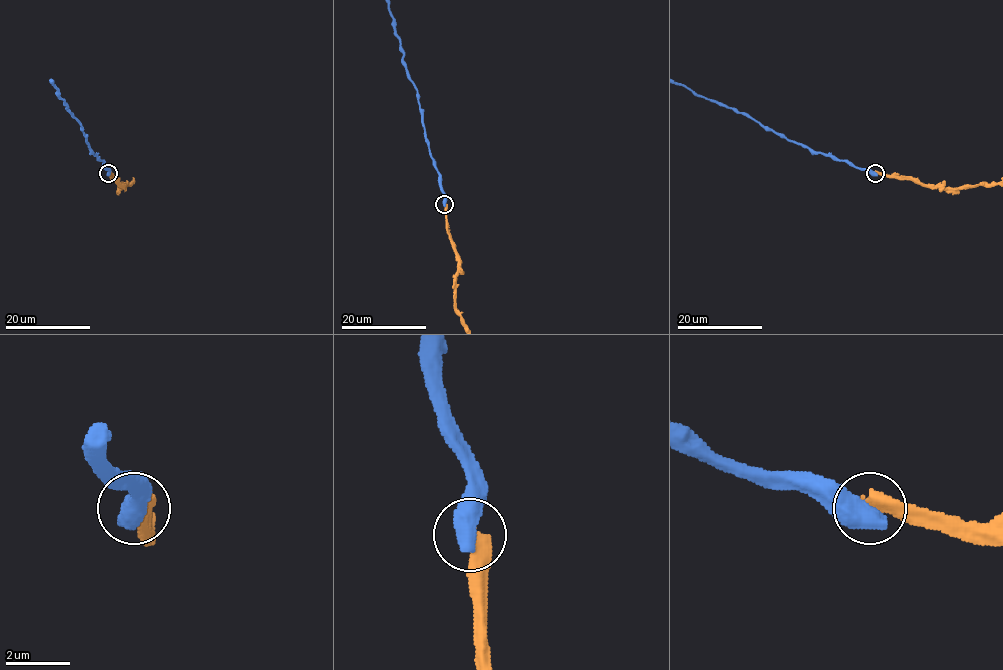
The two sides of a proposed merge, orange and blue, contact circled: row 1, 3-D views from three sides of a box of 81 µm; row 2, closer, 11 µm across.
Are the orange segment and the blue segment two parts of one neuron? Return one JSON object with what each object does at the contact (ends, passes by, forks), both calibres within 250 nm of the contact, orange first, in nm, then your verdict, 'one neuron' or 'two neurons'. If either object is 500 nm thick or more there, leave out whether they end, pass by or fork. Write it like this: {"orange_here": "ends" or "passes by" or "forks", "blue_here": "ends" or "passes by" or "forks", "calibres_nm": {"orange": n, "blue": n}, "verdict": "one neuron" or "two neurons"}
{"calibres_nm": {"orange": 480, "blue": 850}, "verdict": "two neurons"}

